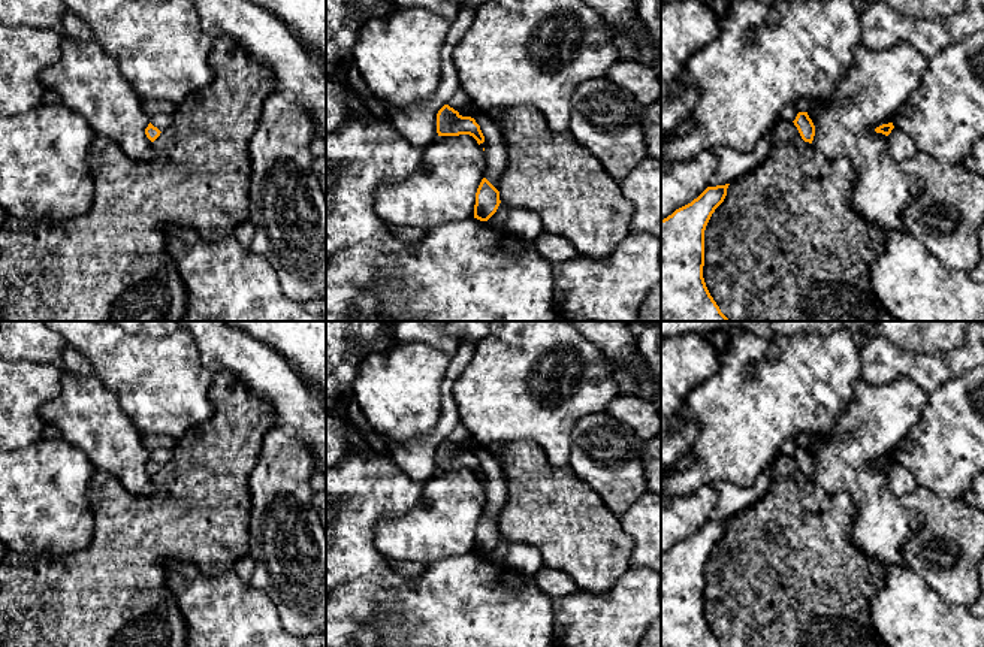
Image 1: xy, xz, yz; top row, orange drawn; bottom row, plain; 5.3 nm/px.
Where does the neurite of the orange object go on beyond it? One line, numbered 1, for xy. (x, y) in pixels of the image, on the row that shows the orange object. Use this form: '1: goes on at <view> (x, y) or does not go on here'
1: does not go on here

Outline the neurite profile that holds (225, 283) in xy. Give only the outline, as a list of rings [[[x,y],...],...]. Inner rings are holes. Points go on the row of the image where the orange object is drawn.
[[[164,227],[166,247],[175,259],[187,293],[181,321],[322,321],[304,305],[289,300],[278,287],[274,267],[253,251],[245,251],[233,235],[206,242],[179,227]]]

